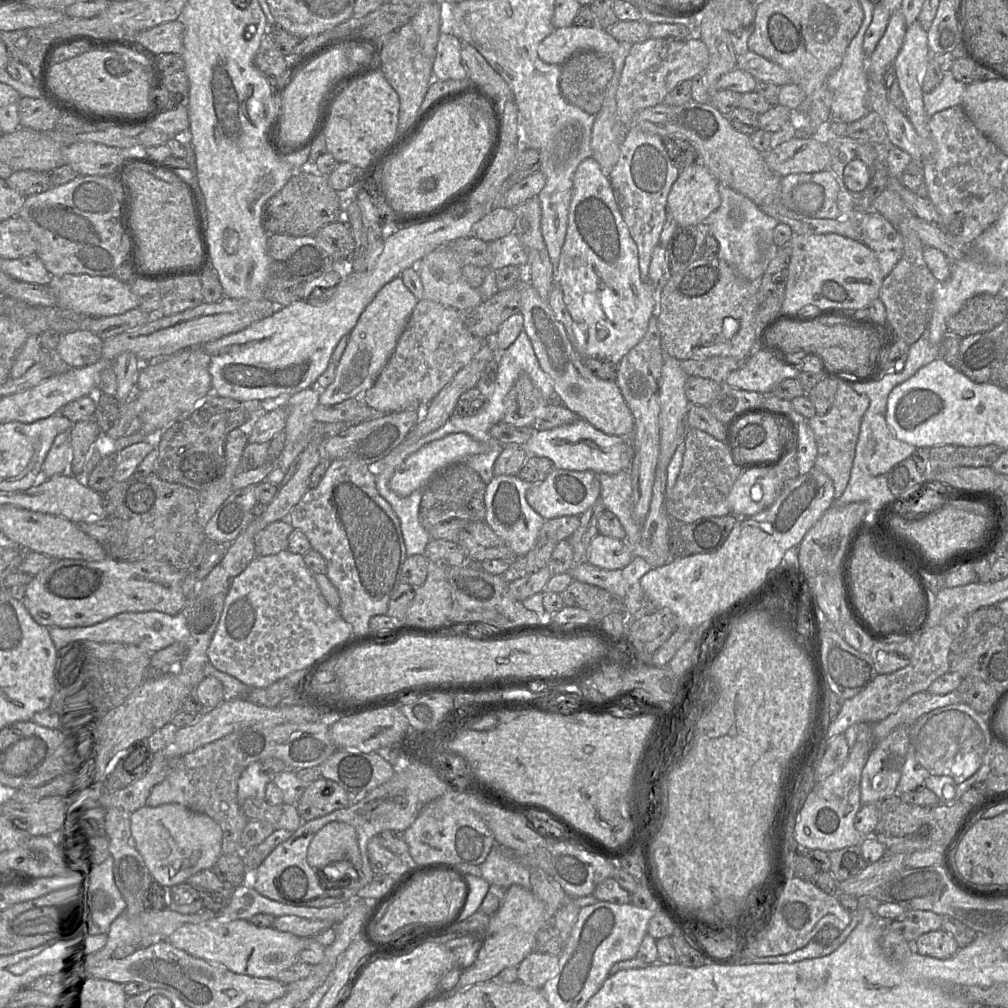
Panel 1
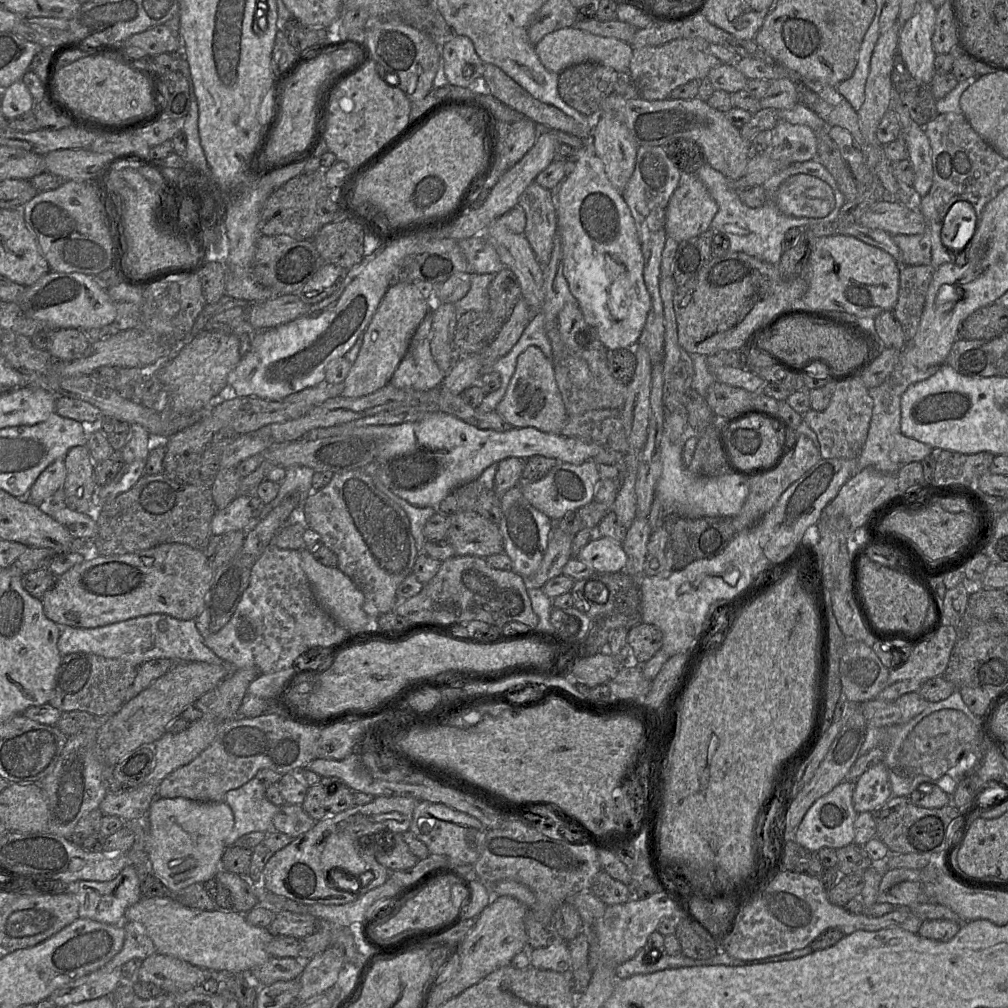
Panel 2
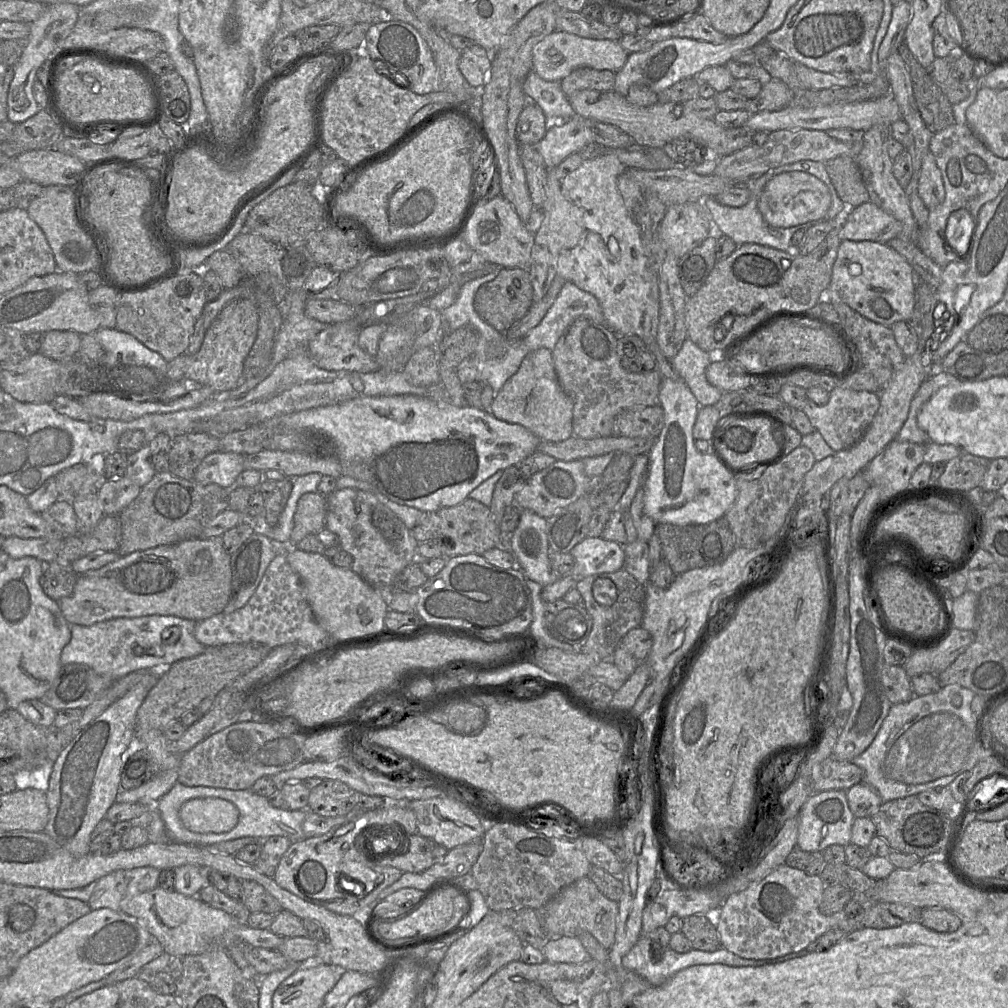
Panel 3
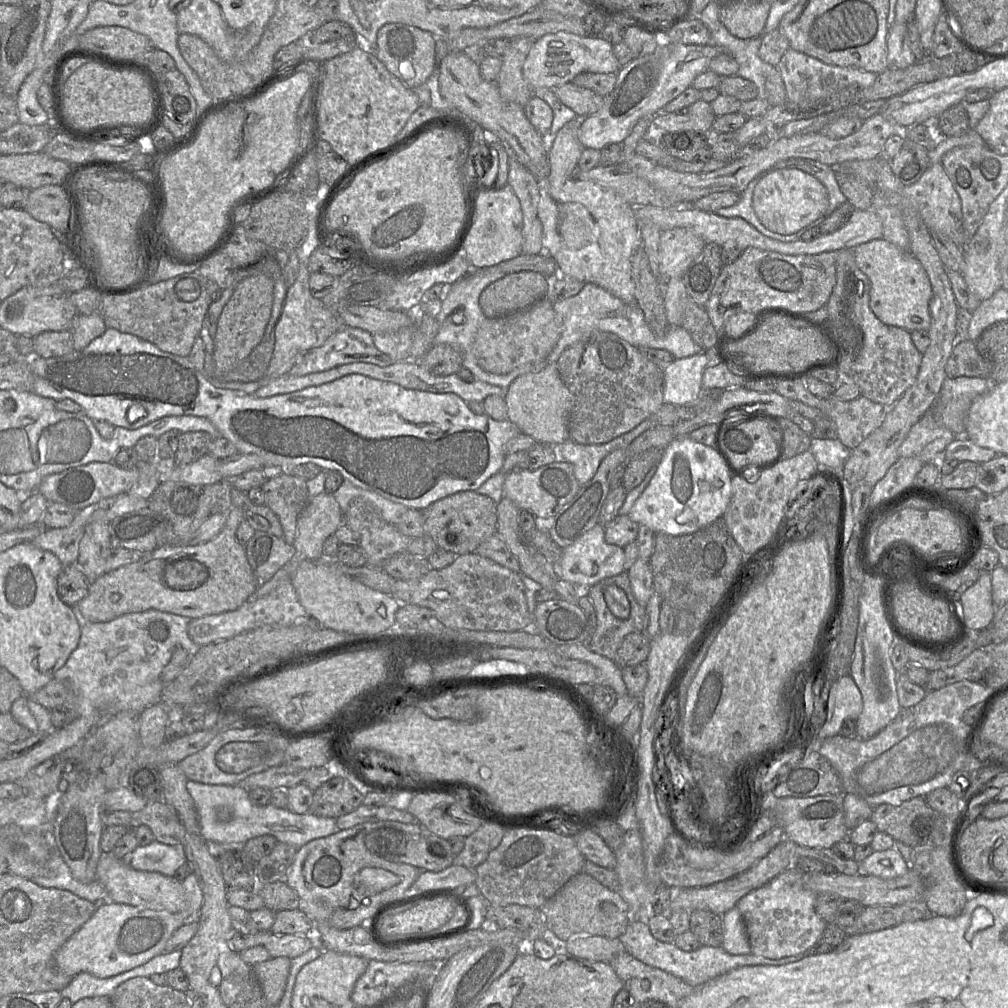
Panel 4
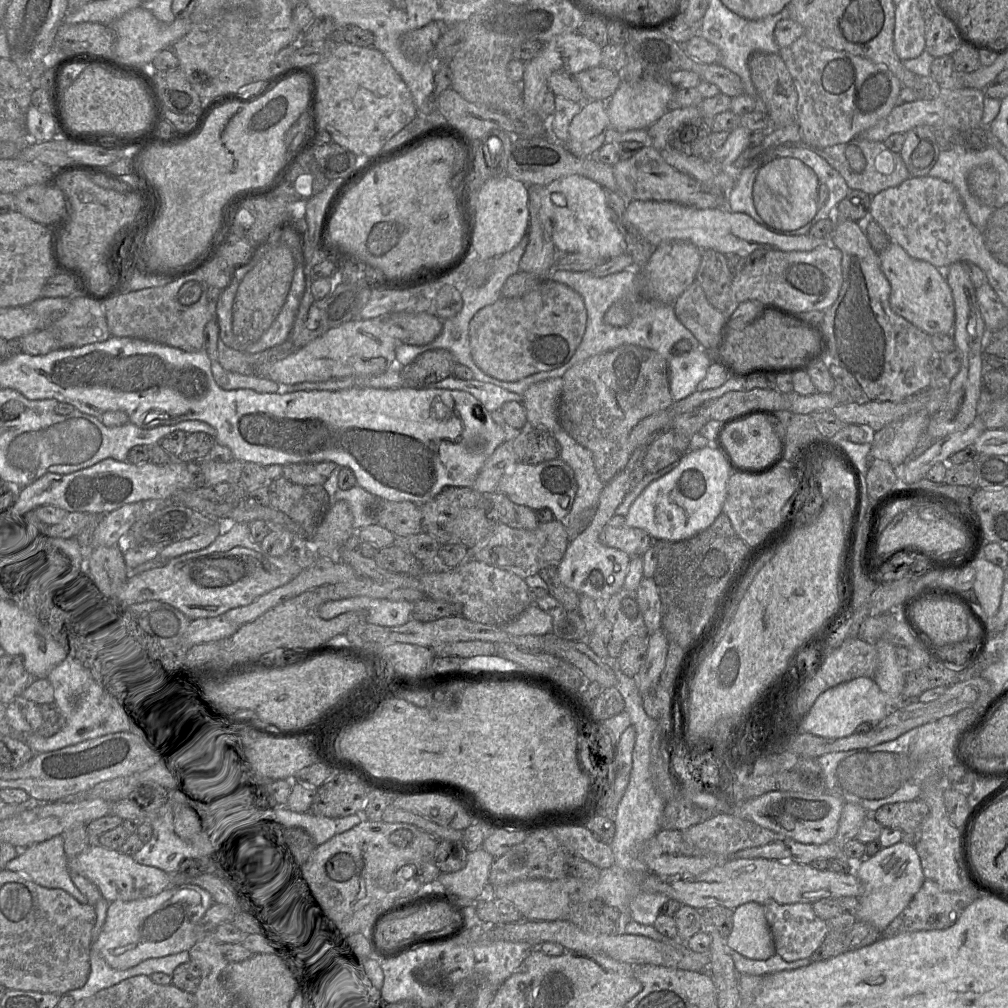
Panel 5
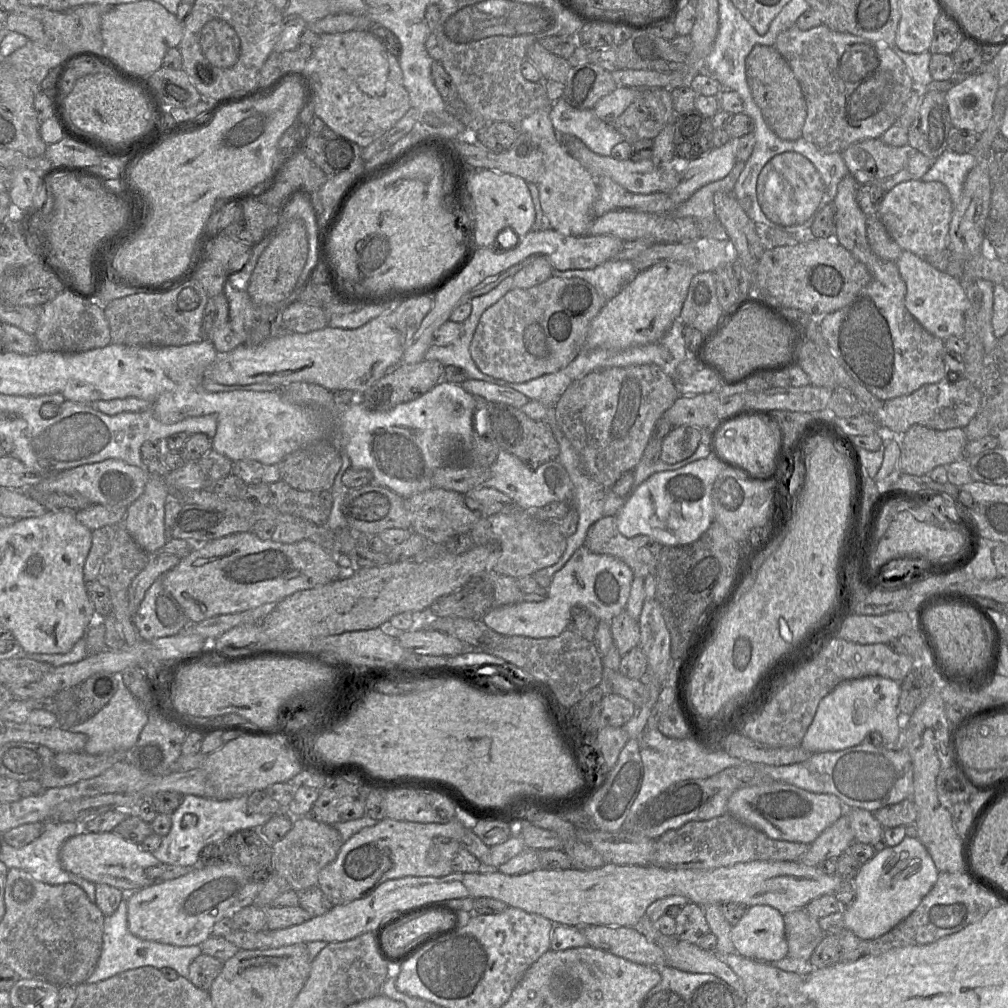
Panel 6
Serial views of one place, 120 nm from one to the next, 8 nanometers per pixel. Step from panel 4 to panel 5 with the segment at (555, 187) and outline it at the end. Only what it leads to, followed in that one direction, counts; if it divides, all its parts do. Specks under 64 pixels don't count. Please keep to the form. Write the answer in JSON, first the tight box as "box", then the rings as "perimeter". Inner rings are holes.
{"box":[567,101,610,158],"perimeter":[[[586,101],[581,111],[574,116],[569,125],[567,149],[578,158],[590,158],[593,152],[605,143],[605,134],[610,127],[607,105],[604,101]]]}

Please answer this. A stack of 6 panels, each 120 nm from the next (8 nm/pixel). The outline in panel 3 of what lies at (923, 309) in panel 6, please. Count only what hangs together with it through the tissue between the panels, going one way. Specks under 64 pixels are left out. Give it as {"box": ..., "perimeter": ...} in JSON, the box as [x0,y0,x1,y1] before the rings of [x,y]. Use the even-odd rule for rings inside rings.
{"box":[822,241,917,327],"perimeter":[[[872,241],[840,242],[833,264],[829,287],[822,300],[843,301],[863,317],[886,327],[898,321],[910,321],[915,309],[917,278],[910,264],[896,250],[884,243]]]}

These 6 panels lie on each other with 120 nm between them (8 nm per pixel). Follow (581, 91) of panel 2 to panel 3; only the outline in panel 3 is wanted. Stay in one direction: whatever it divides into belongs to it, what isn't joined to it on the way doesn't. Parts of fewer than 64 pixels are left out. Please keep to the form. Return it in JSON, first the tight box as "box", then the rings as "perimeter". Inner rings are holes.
{"box":[559,67,615,97],"perimeter":[[[583,67],[575,69],[559,83],[561,90],[567,97],[576,91],[587,89],[600,92],[613,91],[615,73],[609,70]]]}

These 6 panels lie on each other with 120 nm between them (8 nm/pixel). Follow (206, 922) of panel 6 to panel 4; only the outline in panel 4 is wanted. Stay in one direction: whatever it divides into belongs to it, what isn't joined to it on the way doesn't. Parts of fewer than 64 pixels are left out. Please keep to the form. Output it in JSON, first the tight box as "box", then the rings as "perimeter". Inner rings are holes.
{"box":[54,872,203,978],"perimeter":[[[193,872],[182,882],[185,908],[178,913],[143,909],[126,904],[109,903],[96,908],[92,917],[55,953],[54,962],[65,974],[75,977],[87,972],[98,978],[109,978],[145,964],[163,954],[173,933],[186,923],[198,919],[203,892]]]}

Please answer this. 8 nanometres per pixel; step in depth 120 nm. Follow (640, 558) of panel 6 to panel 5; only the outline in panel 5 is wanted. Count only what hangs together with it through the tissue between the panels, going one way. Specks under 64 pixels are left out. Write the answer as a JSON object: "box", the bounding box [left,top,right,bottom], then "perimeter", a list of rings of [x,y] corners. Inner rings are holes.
{"box":[600,514,654,557],"perimeter":[[[615,514],[600,532],[602,544],[620,549],[630,557],[641,557],[653,544],[654,539],[643,529],[630,527],[626,517]]]}

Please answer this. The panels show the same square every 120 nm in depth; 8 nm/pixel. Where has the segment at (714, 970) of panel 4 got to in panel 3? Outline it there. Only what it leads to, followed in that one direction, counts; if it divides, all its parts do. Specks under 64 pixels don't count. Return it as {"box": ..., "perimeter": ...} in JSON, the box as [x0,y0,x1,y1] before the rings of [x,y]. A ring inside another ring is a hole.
{"box":[622,936,807,986],"perimeter":[[[640,936],[636,944],[631,948],[631,950],[622,958],[622,966],[627,970],[633,971],[647,980],[652,986],[659,986],[664,984],[669,978],[674,974],[695,965],[705,965],[705,964],[724,964],[727,966],[734,967],[760,967],[765,965],[773,965],[783,963],[785,961],[800,958],[807,955],[807,949],[804,948],[799,952],[792,952],[784,956],[779,956],[770,959],[746,959],[739,957],[732,952],[726,950],[725,948],[719,948],[713,952],[701,951],[691,948],[690,951],[686,953],[678,953],[671,948],[666,948],[663,950],[662,954],[655,954],[652,948],[652,941],[648,936]]]}

